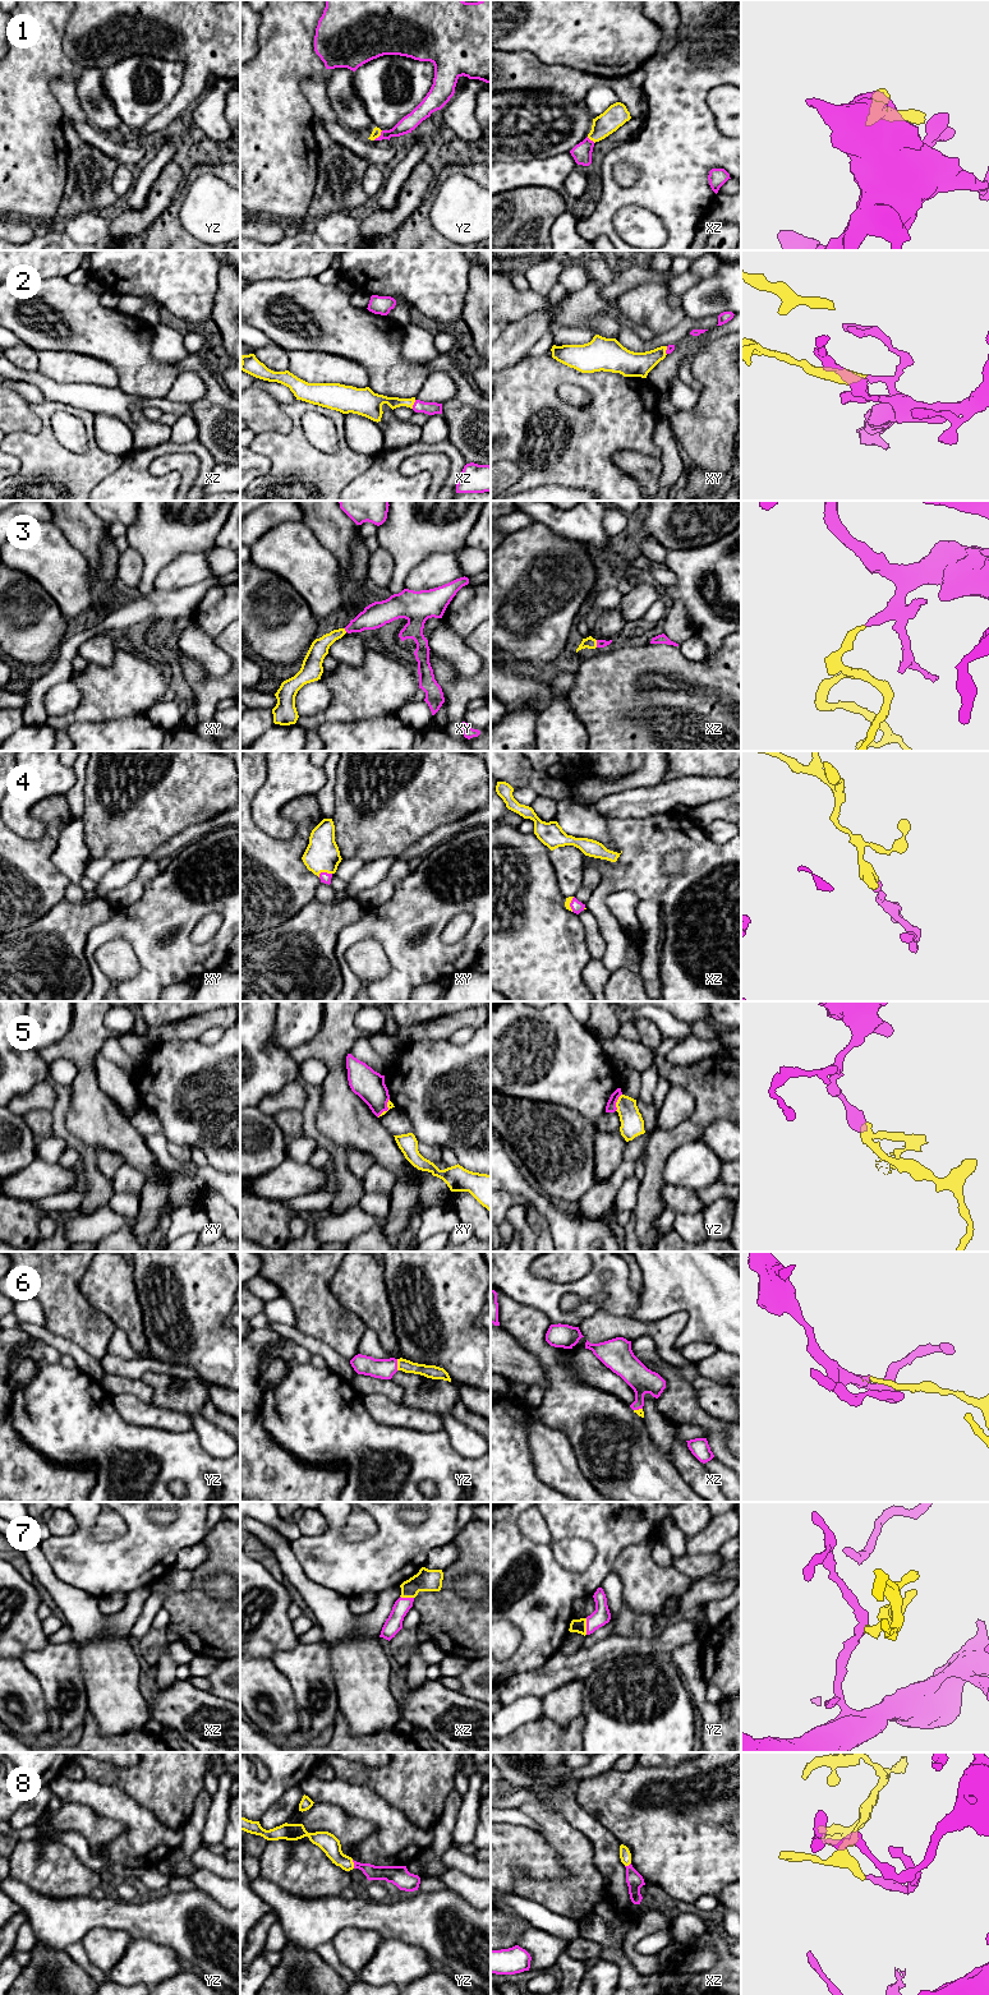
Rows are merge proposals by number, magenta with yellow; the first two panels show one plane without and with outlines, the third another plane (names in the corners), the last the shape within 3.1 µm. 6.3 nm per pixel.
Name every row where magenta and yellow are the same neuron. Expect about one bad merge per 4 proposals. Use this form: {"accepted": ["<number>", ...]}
{"accepted": ["1", "2", "3", "4", "6", "7", "8"]}

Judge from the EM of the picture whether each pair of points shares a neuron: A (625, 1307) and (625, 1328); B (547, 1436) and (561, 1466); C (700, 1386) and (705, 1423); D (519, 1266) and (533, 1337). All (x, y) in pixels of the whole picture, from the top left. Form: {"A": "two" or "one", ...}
{"A": "two", "B": "one", "C": "two", "D": "two"}

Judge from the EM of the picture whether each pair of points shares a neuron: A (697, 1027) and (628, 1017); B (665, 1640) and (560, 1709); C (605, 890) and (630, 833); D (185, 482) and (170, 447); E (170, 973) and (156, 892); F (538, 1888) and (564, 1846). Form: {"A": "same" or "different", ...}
{"A": "different", "B": "different", "C": "different", "D": "different", "E": "same", "F": "same"}

